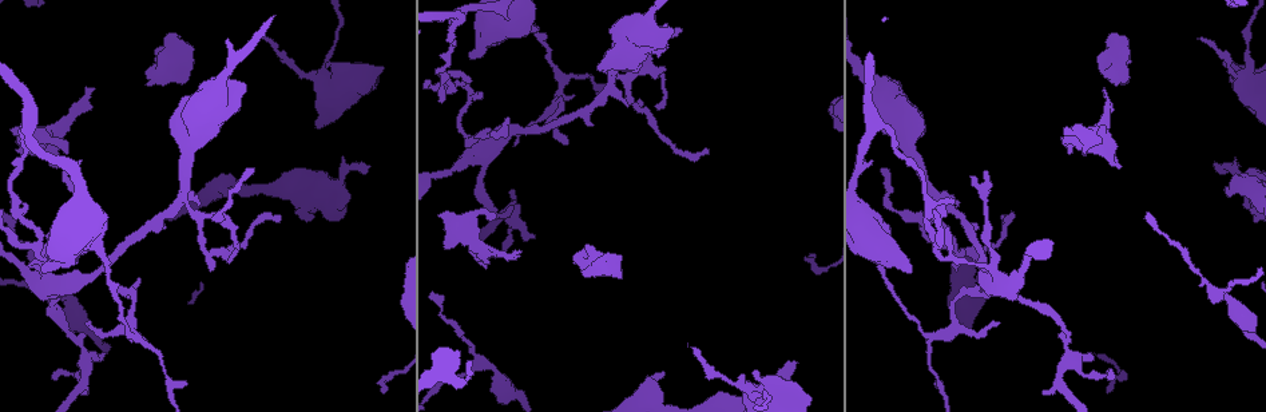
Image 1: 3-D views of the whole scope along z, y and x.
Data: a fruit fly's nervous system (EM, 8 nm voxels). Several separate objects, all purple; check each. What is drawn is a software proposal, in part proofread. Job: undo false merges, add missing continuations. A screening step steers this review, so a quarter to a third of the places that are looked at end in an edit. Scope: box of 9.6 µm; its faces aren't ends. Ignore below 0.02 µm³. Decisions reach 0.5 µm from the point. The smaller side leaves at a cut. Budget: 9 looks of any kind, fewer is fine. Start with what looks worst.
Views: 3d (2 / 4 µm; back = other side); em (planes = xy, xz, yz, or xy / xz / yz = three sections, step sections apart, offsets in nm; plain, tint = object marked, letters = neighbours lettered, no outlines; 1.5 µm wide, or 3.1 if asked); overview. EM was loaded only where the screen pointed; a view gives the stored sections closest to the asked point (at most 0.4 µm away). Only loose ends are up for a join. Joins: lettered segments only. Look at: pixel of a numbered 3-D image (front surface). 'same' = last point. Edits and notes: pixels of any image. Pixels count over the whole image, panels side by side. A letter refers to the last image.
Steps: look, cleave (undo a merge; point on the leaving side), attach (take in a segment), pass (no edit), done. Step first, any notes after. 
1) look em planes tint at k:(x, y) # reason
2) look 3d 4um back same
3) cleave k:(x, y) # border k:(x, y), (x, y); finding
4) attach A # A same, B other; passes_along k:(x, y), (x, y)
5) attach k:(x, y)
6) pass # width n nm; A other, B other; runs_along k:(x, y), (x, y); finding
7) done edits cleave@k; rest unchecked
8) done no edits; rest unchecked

look em planes letters at 1:(789, 362) # an open end

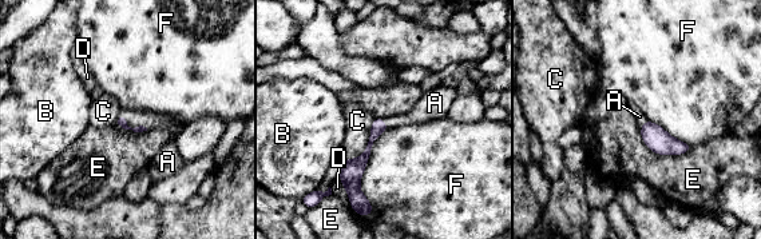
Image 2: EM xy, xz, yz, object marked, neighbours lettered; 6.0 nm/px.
attach 2:(135, 118) # A same, B other, C other, D other, E other, F other; passes_along 2:(122, 120), (130, 127), (135, 118); it goes on there

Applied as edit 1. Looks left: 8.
look overview

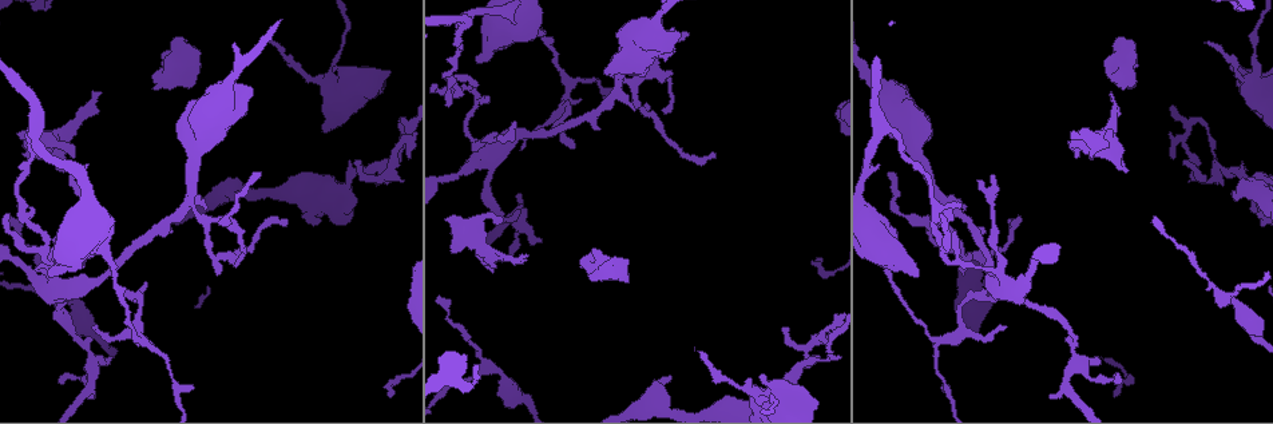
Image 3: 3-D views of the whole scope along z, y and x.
look 3d 2um at 3:(16, 132) # an open end

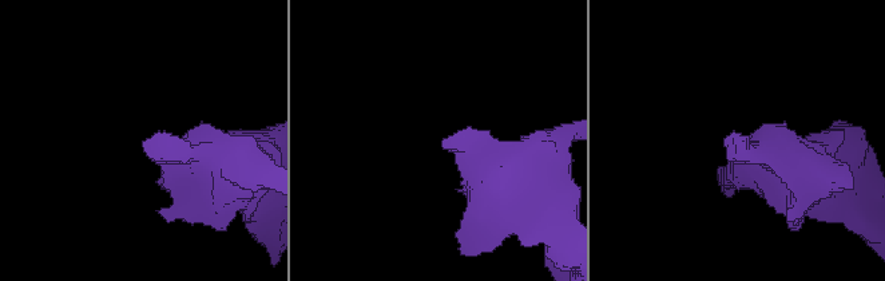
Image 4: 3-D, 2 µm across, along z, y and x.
look em xz step 8 letters at 4:(445, 146)

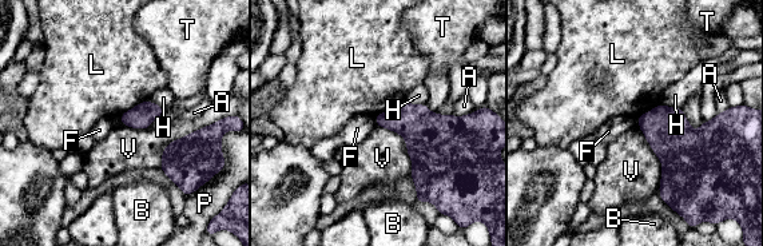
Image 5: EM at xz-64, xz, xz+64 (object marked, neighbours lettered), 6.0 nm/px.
pass # width 140 nm; A other, B other, F other, H other, L other, P other, T other, V other; border 5:(374, 116), (377, 125); none of them fits

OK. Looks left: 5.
look 3d 2um back at 3:(1124, 166)

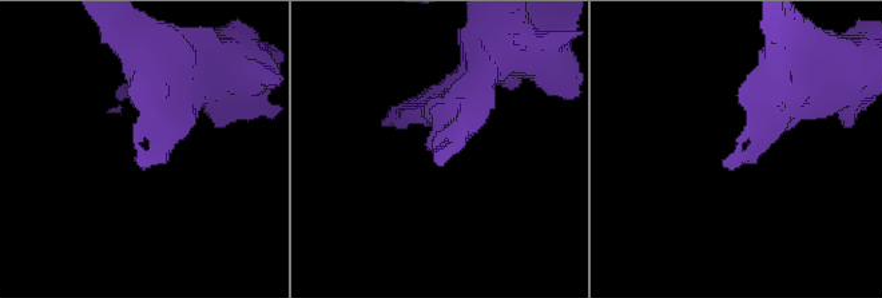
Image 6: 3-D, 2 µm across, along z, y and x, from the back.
look em xz step 4 tint at 6:(439, 159) # shape alone is not enough

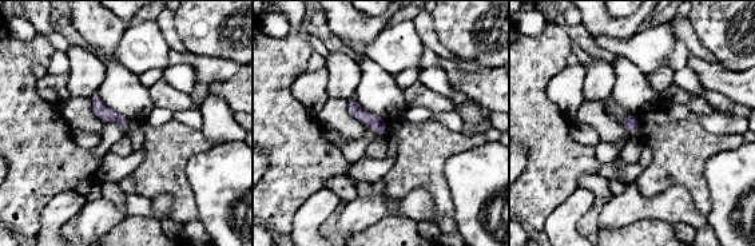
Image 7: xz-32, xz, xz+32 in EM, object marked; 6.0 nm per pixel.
look em planes letters same

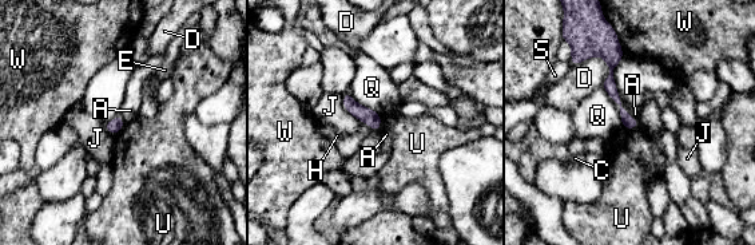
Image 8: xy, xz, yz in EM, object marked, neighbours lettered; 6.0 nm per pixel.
pass # A other, C other, D other, E other, H other, J other, Q other, S other, U other, W other; none of them fits

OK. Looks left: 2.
look em yz step 4 letters at 3:(884, 130) # a fork

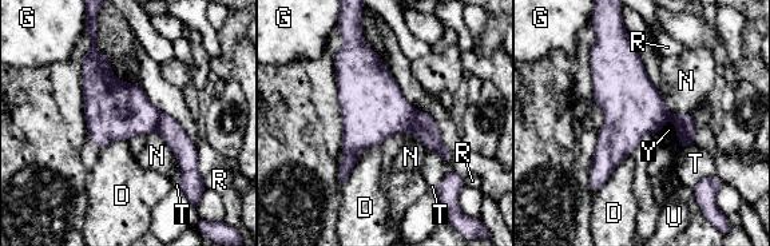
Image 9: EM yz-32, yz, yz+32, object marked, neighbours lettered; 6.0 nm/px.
cleave 9:(376, 107) # D other, G other, N other, R other, T other, U other, Y other; border 9:(417, 111), (409, 130); a second neuron is stuck on

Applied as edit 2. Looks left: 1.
done edits attach@2, cleave@9; rest unchecked

